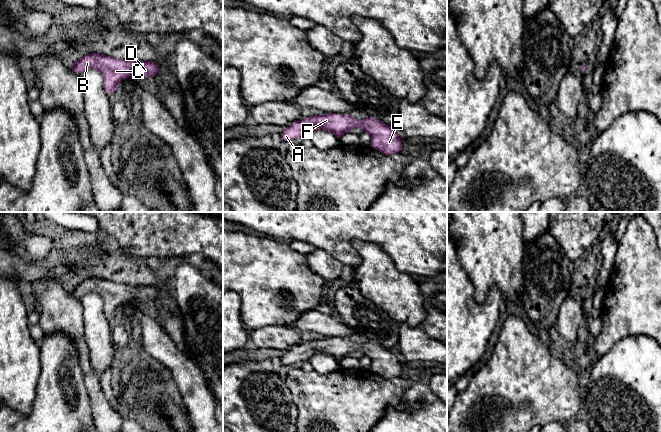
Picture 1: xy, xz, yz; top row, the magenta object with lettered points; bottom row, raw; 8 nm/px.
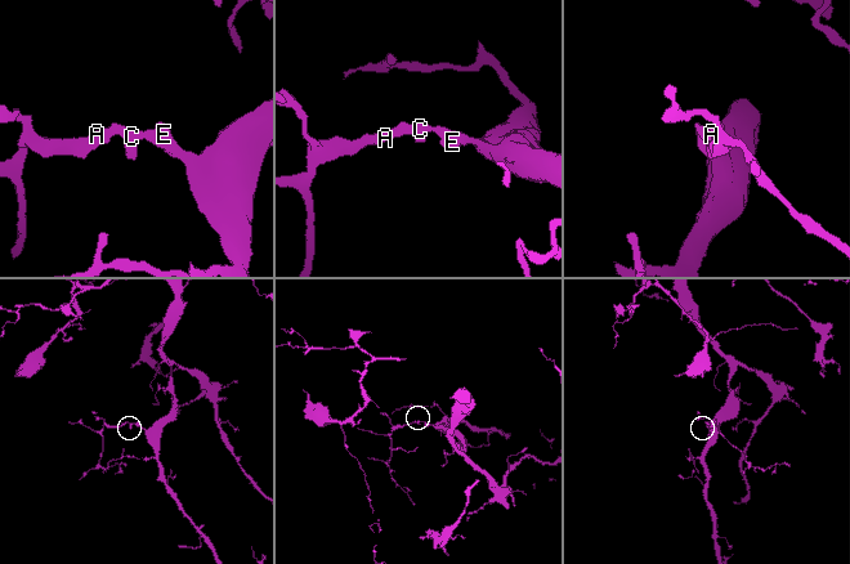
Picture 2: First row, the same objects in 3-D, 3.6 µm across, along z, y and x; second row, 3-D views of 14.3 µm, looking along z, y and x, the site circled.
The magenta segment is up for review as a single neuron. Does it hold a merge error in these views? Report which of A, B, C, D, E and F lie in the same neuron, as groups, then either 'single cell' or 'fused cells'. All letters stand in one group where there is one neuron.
groups A B C D E F; single cell

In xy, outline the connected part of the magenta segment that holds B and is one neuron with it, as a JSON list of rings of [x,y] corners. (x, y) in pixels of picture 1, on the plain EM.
[[[89,277],[70,291],[79,300],[88,293],[99,294],[104,300],[103,311],[107,320],[115,316],[119,306],[124,302],[134,298],[141,301],[155,301],[158,297],[158,289],[154,285],[135,288],[131,285],[115,283],[98,277]]]

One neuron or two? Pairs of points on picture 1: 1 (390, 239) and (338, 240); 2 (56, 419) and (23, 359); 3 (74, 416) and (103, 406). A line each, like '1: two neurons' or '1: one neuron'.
1: one neuron
2: two neurons
3: two neurons

